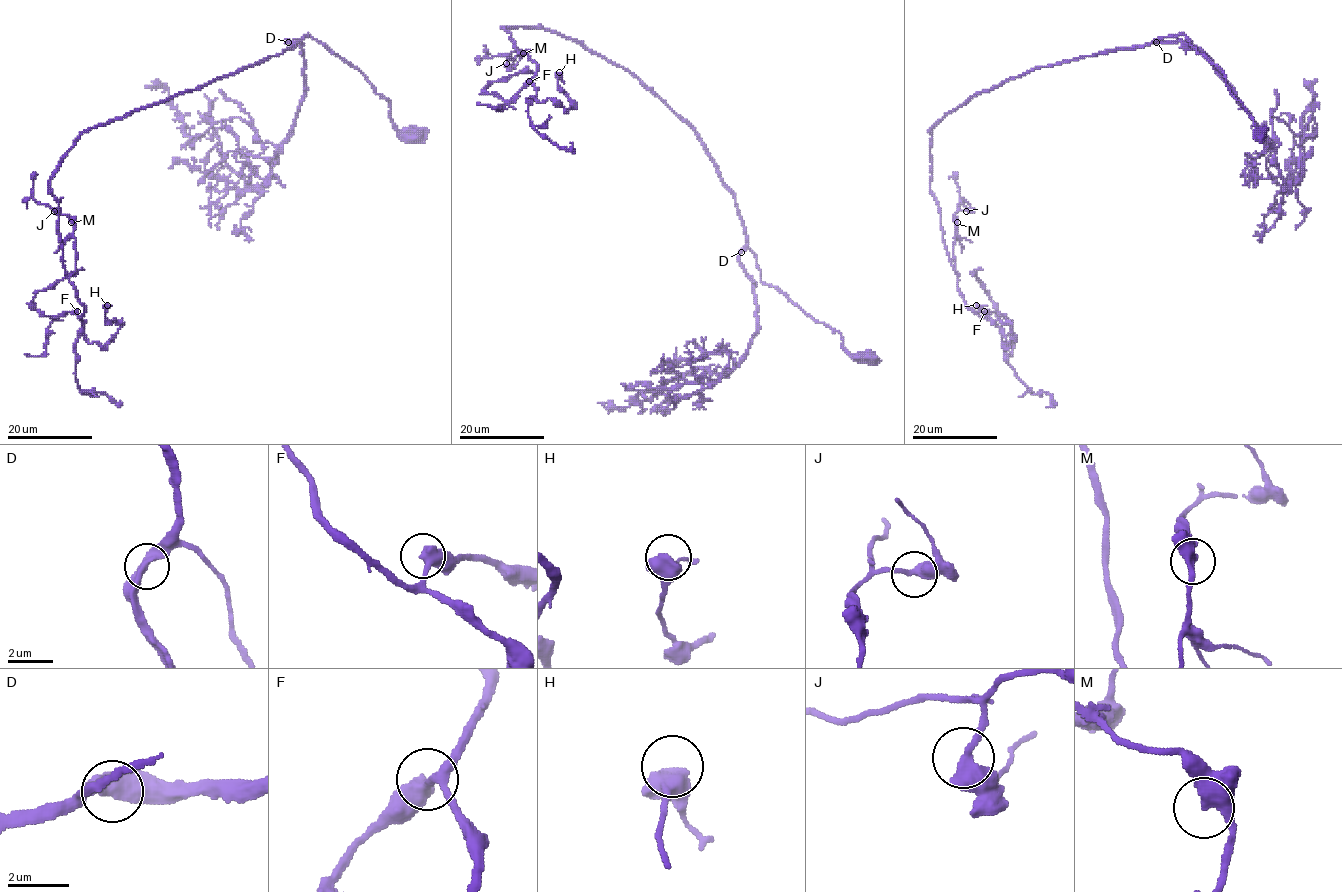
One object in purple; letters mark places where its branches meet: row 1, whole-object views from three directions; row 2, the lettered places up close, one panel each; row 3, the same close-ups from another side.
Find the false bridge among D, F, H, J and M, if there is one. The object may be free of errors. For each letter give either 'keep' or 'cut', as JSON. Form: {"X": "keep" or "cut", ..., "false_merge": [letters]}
{"D": "keep", "F": "keep", "H": "keep", "J": "keep", "M": "keep", "false_merge": []}

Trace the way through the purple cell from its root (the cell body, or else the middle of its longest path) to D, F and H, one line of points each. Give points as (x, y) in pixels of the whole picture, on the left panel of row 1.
D: (414, 135), (396, 130), (390, 117), (390, 102), (378, 94), (357, 69), (308, 34), (297, 42), (288, 42)
F: (414, 135), (397, 131), (390, 102), (308, 34), (86, 129), (49, 181), (77, 311)
H: (414, 135), (308, 34), (86, 129), (49, 192), (90, 343), (120, 326), (107, 305)

